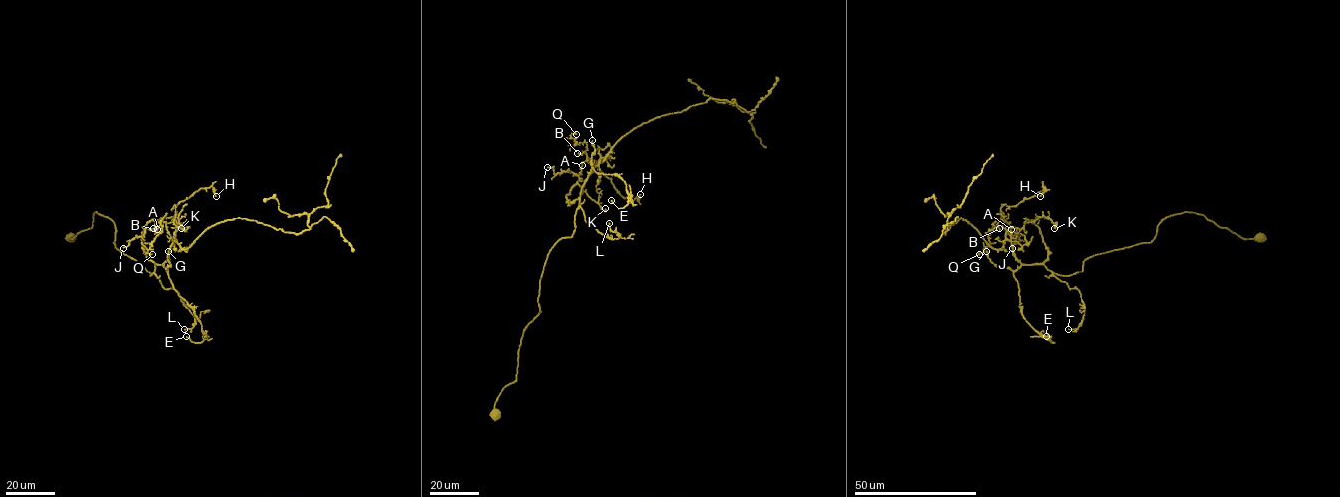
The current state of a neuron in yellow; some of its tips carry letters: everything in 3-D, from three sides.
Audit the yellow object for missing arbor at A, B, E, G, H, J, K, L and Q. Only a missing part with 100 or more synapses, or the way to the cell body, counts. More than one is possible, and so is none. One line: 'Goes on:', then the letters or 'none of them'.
Goes on: none of them

